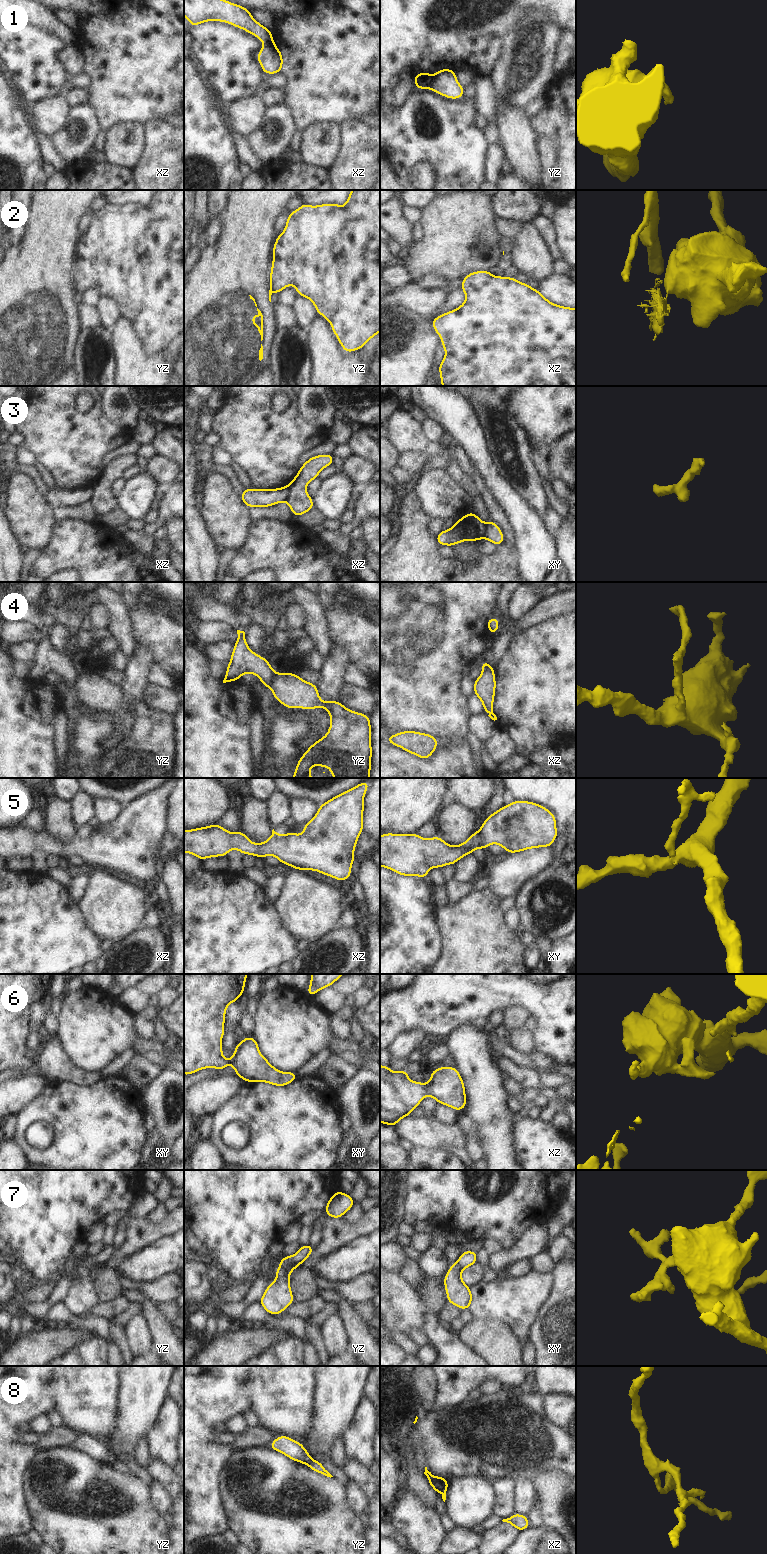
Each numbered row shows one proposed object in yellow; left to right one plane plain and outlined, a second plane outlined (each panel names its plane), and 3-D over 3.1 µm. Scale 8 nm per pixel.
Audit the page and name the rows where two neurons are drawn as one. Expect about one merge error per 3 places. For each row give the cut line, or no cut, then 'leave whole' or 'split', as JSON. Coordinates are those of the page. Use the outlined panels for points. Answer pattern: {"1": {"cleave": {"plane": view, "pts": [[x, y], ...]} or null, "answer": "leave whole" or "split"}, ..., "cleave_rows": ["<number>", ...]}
{"1": {"cleave": {"plane": "yz", "pts": [[432, 76], [429, 87]]}, "answer": "split"}, "2": {"cleave": {"plane": "yz", "pts": [[270, 277], [270, 288], [273, 292]]}, "answer": "split"}, "3": {"cleave": {"plane": "xz", "pts": [[288, 486], [288, 497], [285, 500]]}, "answer": "split"}, "4": {"cleave": {"plane": "yz", "pts": [[276, 673], [268, 686]]}, "answer": "split"}, "5": {"cleave": {"plane": "xy", "pts": [[476, 833], [470, 844], [469, 852]]}, "answer": "split"}, "6": {"cleave": null, "answer": "leave whole"}, "7": {"cleave": {"plane": "yz", "pts": [[297, 1264], [293, 1261], [288, 1261], [280, 1265]]}, "answer": "split"}, "8": {"cleave": {"plane": "yz", "pts": [[312, 1460], [308, 1465]]}, "answer": "split"}, "cleave_rows": ["1", "2", "3", "4", "5", "7", "8"]}

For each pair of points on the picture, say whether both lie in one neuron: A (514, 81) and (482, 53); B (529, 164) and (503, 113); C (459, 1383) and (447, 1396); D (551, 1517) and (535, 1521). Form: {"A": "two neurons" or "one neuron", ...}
{"A": "two neurons", "B": "one neuron", "C": "one neuron", "D": "two neurons"}

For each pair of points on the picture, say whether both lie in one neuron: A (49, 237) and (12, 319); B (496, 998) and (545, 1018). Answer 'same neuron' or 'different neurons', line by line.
A: same neuron
B: same neuron

